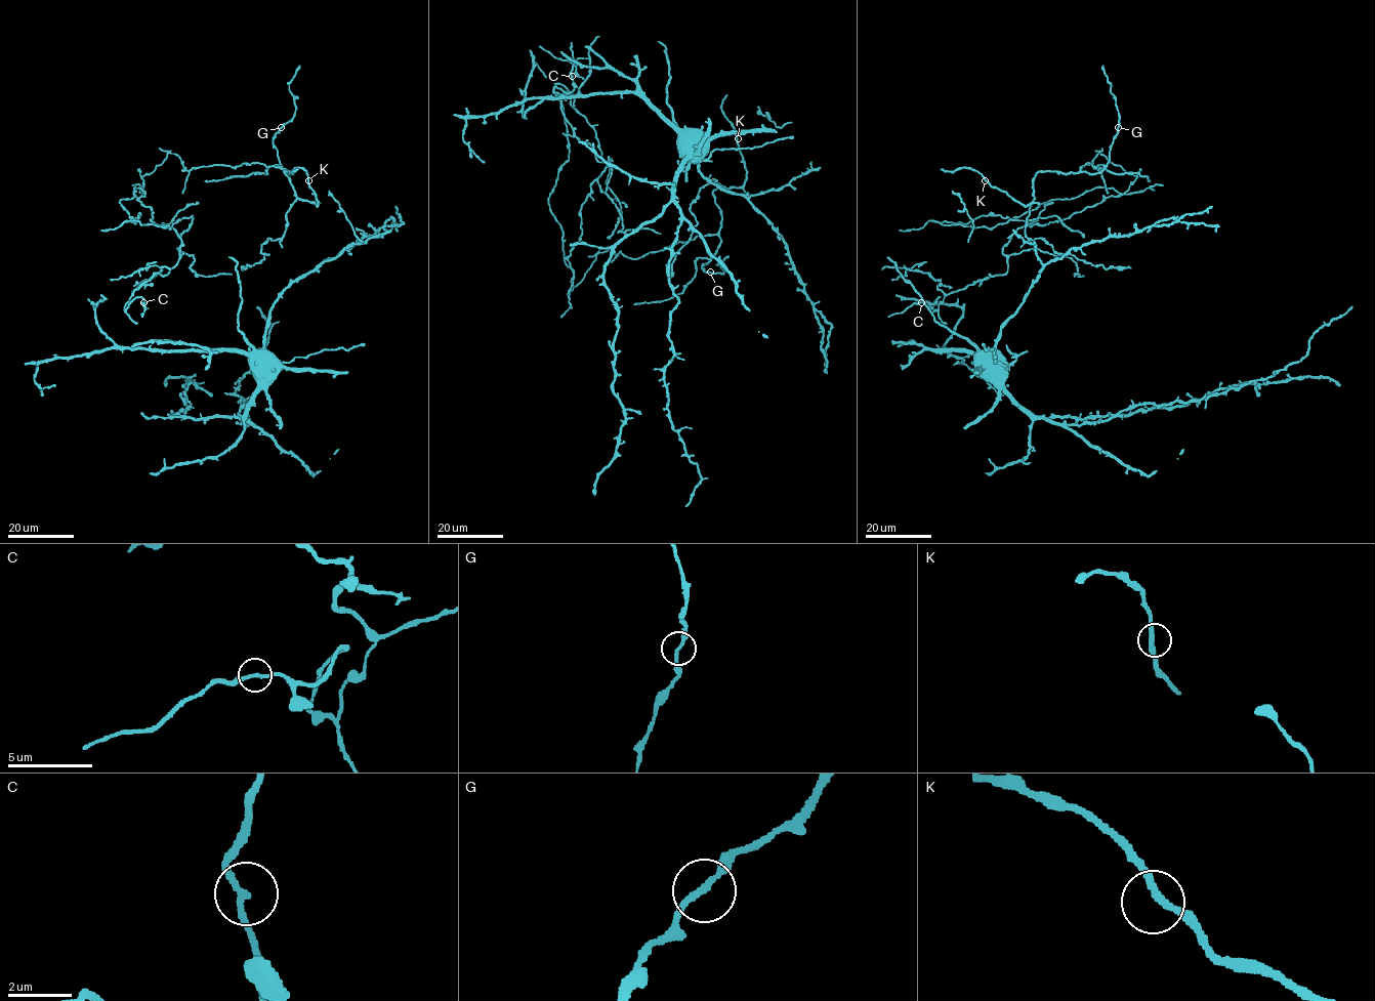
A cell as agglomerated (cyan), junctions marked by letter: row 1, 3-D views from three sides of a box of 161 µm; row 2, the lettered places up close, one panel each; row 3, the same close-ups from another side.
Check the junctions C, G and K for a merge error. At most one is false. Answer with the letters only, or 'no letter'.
no letter

